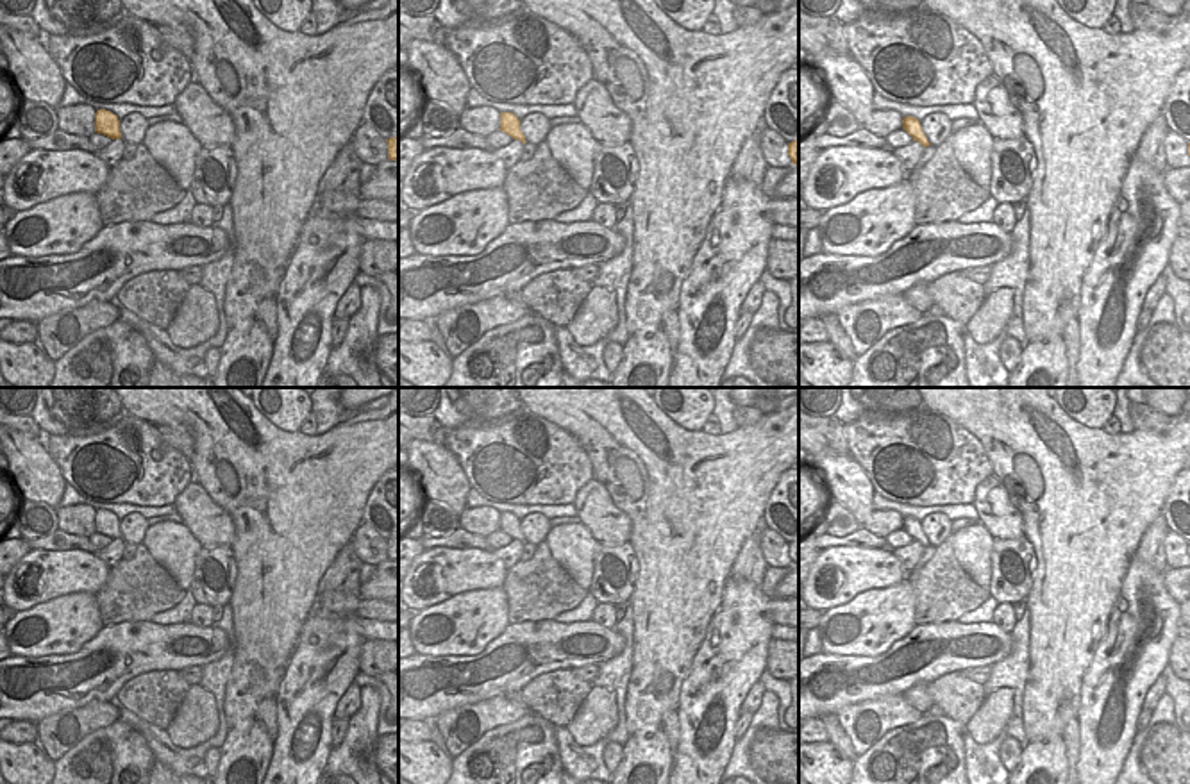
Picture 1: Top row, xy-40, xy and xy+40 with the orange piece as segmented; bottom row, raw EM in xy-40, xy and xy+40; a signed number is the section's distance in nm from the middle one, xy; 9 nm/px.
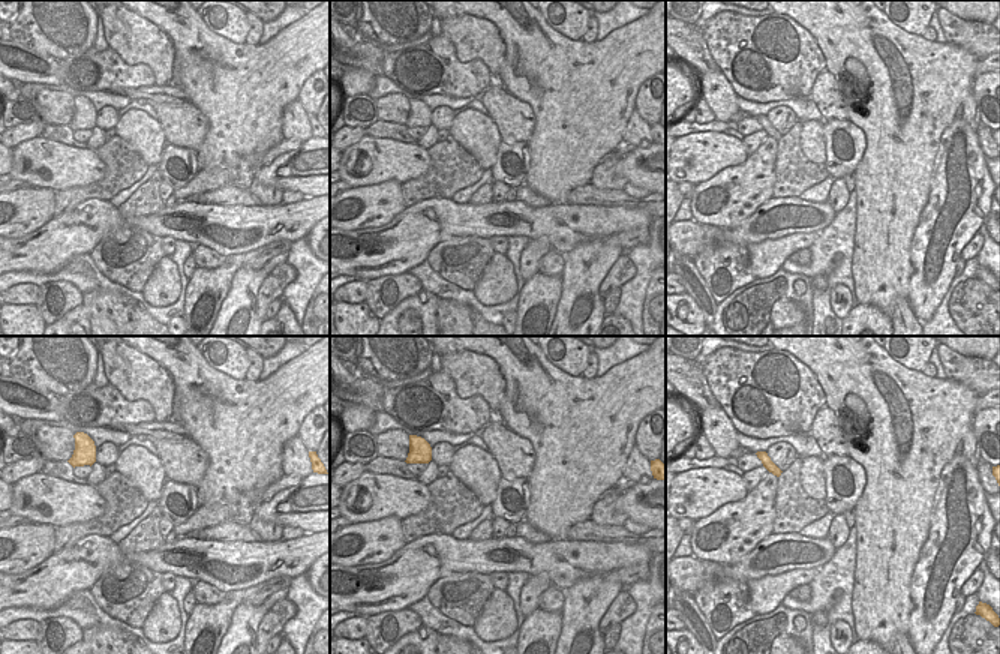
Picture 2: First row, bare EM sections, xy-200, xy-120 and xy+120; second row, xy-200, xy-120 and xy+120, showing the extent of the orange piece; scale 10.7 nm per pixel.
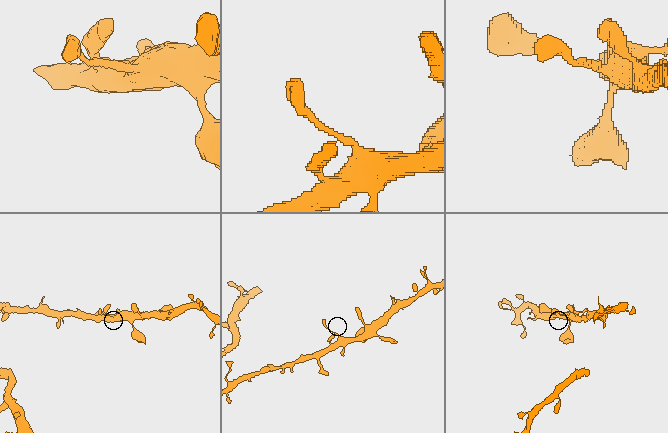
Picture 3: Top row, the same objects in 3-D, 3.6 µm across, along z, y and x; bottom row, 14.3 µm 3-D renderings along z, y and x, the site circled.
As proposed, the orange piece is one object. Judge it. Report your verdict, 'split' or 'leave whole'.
leave whole

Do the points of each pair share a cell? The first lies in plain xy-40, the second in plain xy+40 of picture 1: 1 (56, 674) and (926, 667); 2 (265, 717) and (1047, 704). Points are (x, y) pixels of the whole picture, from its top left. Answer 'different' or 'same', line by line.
1: same
2: different

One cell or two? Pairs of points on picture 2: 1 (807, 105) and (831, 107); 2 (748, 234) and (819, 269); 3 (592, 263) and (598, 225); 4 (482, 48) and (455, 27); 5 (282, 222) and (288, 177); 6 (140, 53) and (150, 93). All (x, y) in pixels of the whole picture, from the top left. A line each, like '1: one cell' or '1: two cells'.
1: two cells
2: two cells
3: two cells
4: one cell
5: two cells
6: two cells

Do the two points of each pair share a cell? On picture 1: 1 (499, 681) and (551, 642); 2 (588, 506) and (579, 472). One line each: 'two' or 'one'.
1: one
2: two

